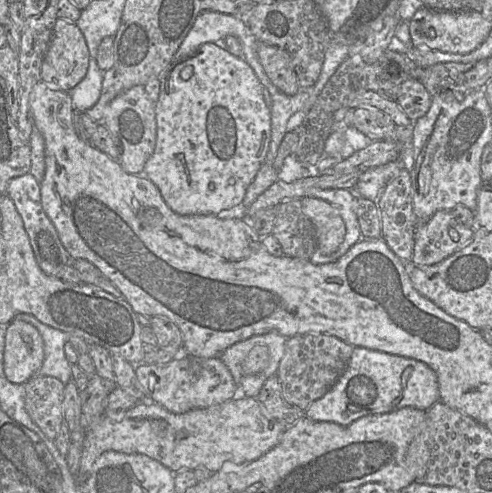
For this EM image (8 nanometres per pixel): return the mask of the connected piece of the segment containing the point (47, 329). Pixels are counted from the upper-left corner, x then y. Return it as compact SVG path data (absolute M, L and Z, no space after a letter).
M22 313L15 318L33 325L43 339L44 360L36 375L55 377L64 385L72 380L71 364L64 352L64 345L69 340L69 334L40 322L31 314Z

